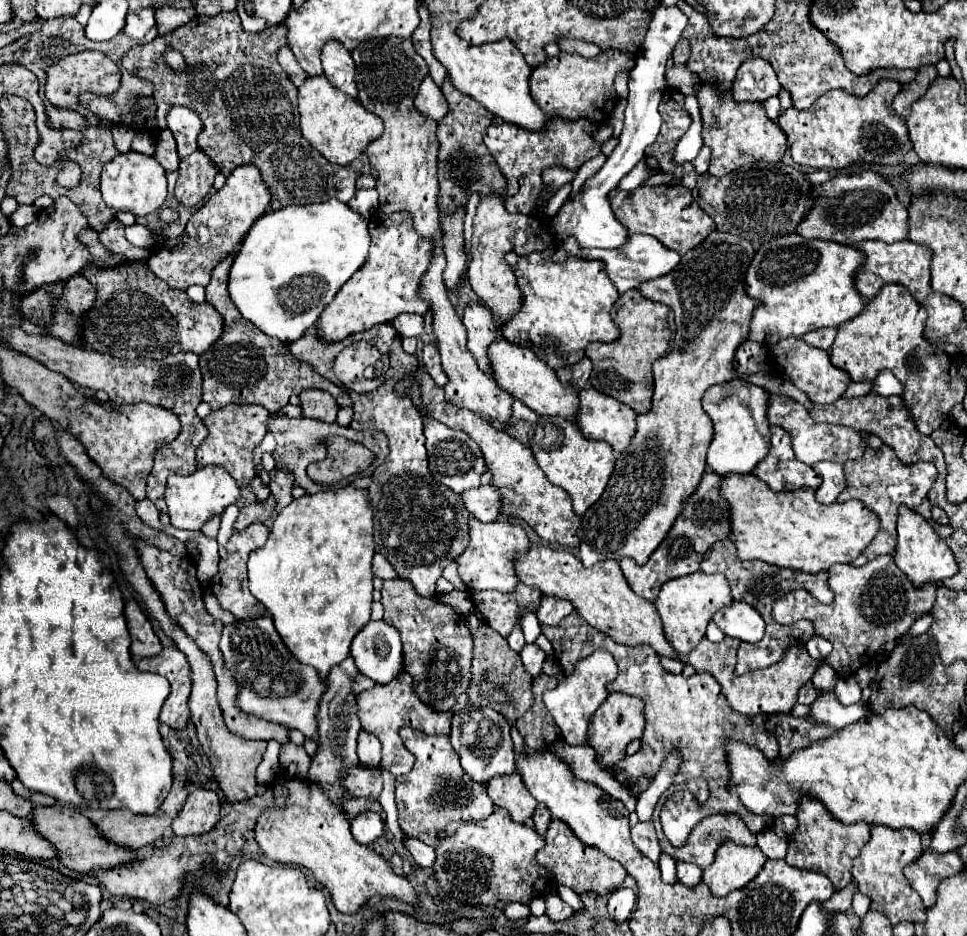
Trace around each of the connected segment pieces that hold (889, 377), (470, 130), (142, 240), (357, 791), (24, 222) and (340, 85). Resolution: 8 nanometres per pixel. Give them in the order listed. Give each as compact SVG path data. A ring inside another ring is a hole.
M884 370L884 372L874 380L872 392L882 394L882 396L890 396L890 394L902 396L902 394L904 394L904 386L902 386L902 382L898 382L898 380L894 378L894 374L892 374L890 370Z
M446 76L442 92L448 100L448 114L438 122L438 140L440 140L440 150L438 150L438 180L440 180L440 210L450 212L458 206L464 206L470 198L470 194L480 192L480 194L500 194L504 196L504 186L506 180L496 166L494 158L490 156L486 144L482 142L484 130L492 122L492 114L486 112L478 102L474 102L470 96L464 96L452 82L450 76Z
M140 224L126 228L126 240L132 246L140 246L140 248L146 248L146 250L152 250L152 246L154 246L152 230L148 226L140 226Z
M360 766L350 768L350 774L346 778L346 788L352 796L366 796L366 798L378 798L382 792L382 774L380 768L364 770Z
M20 204L20 206L14 210L14 214L10 216L10 222L12 222L14 226L18 226L18 228L24 228L24 226L28 226L30 222L34 222L36 212L38 212L38 208L36 208L34 204L30 204L30 206Z
M328 42L322 50L322 66L324 76L332 86L336 86L340 92L348 96L358 96L358 88L354 86L354 62L350 52L344 50L338 42Z

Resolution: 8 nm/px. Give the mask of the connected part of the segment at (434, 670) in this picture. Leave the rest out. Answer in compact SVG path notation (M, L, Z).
M386 580L382 586L384 620L400 630L404 644L404 670L414 678L414 690L422 702L446 712L454 706L458 694L468 688L472 636L462 614L434 598L416 594L410 580Z

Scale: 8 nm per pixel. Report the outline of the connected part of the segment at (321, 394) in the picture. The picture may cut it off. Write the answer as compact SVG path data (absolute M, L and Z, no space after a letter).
M304 390L300 394L300 408L304 418L308 416L308 418L330 420L330 422L334 422L338 412L336 400L324 390Z

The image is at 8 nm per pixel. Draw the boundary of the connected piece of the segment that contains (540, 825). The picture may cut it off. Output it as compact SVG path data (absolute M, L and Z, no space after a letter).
M538 804L538 808L536 808L532 820L534 820L536 832L538 832L538 834L544 834L546 828L548 828L548 824L550 824L550 820L552 820L552 814L550 814L550 810L546 810L546 806Z

